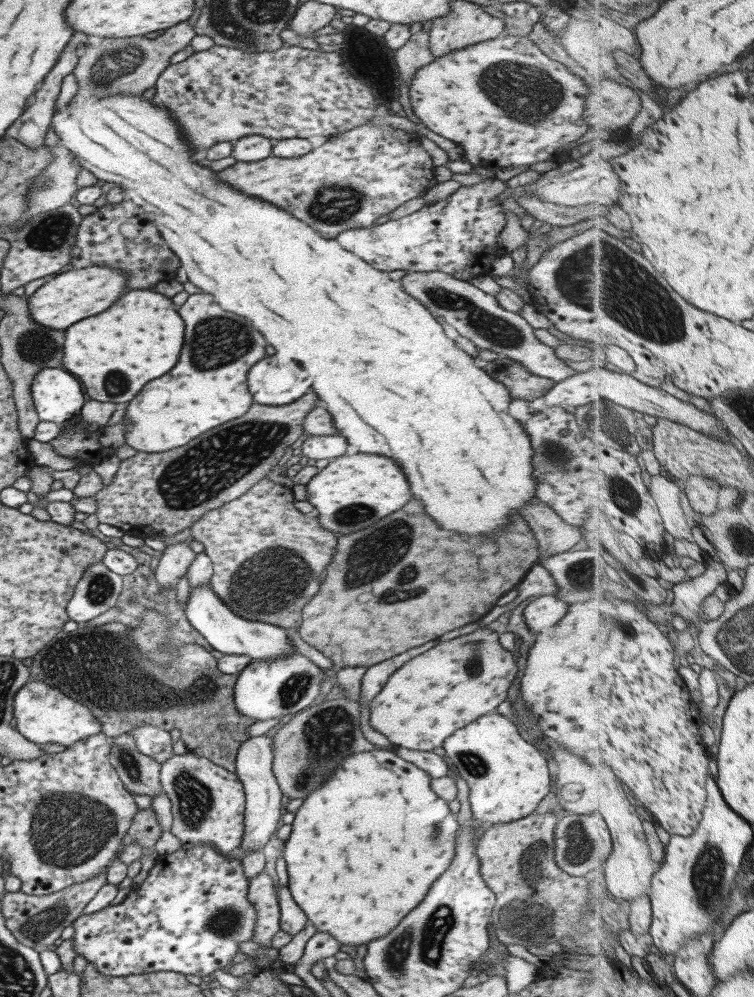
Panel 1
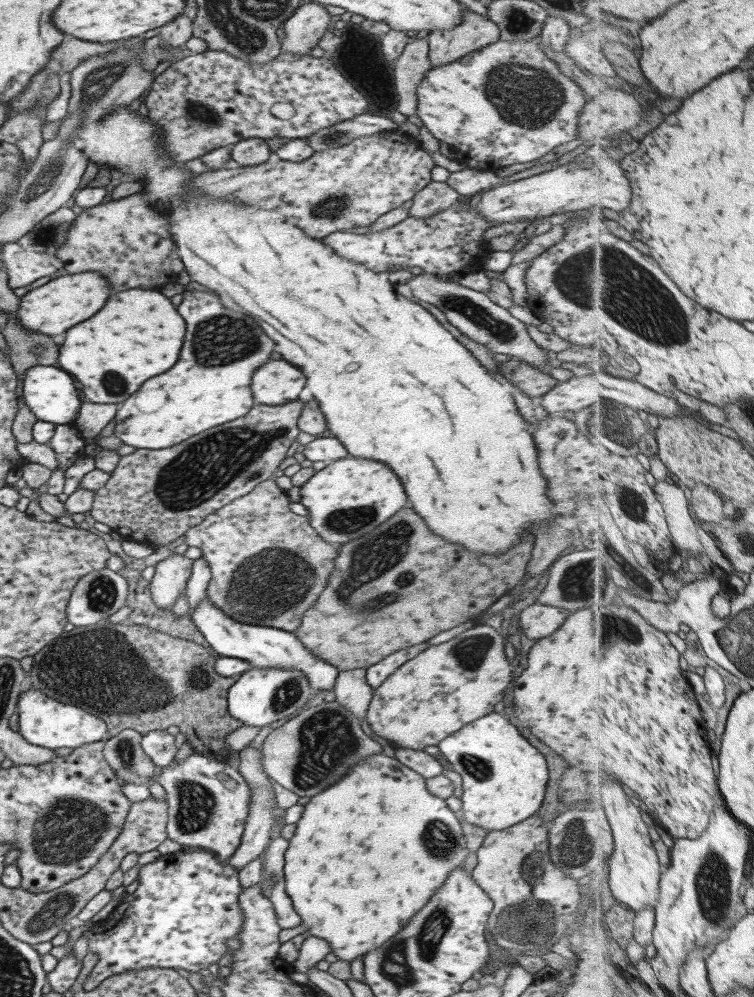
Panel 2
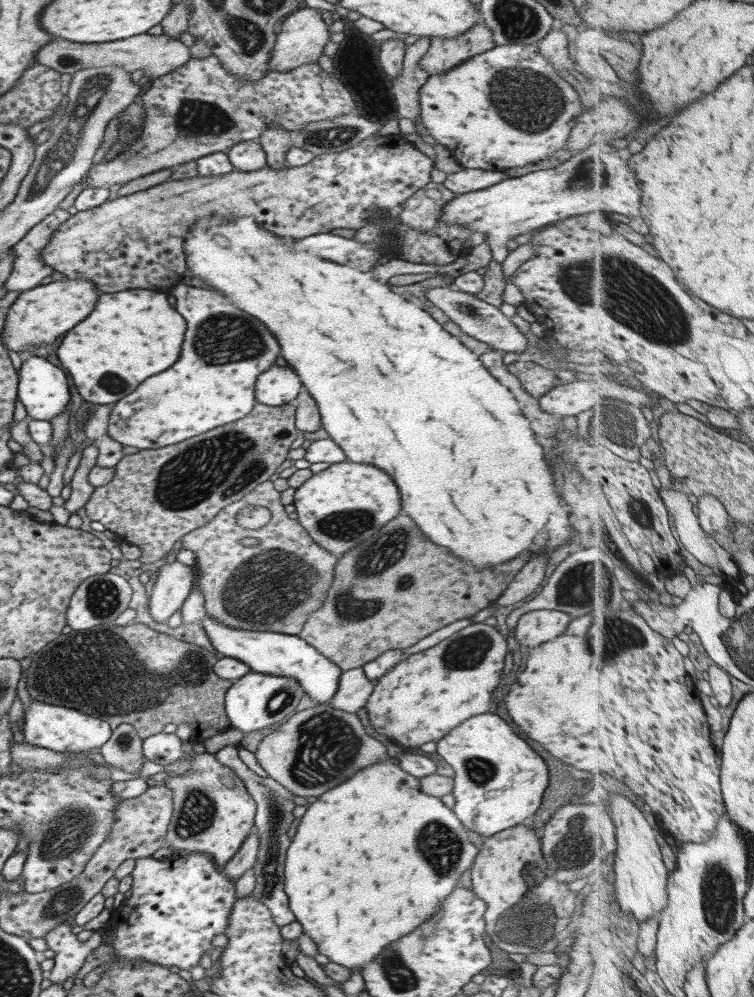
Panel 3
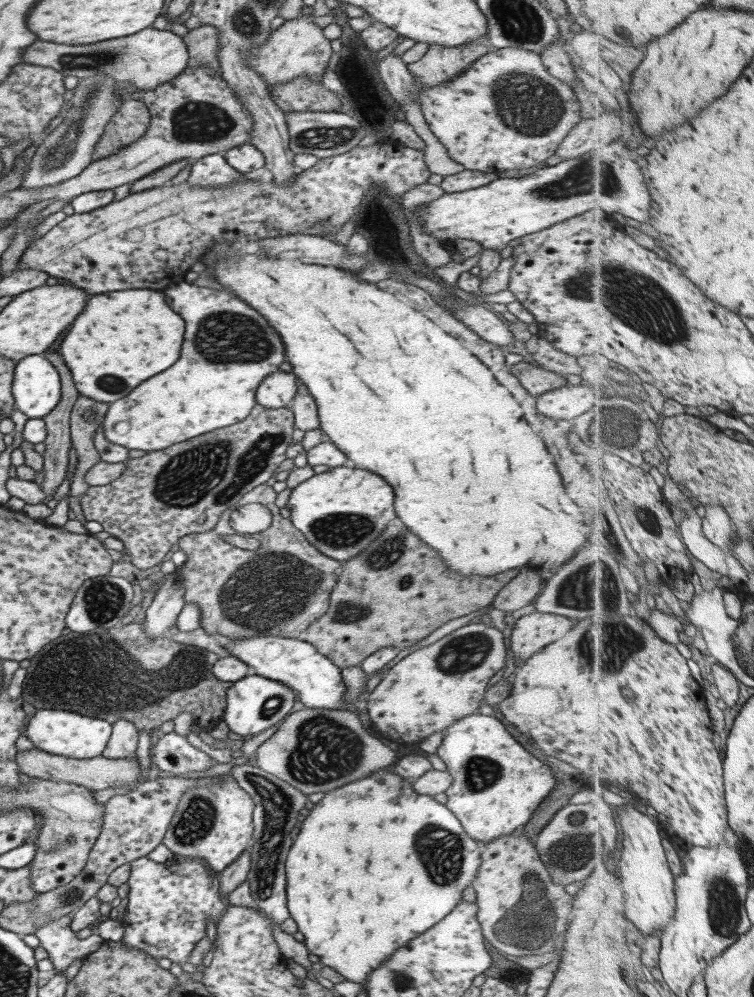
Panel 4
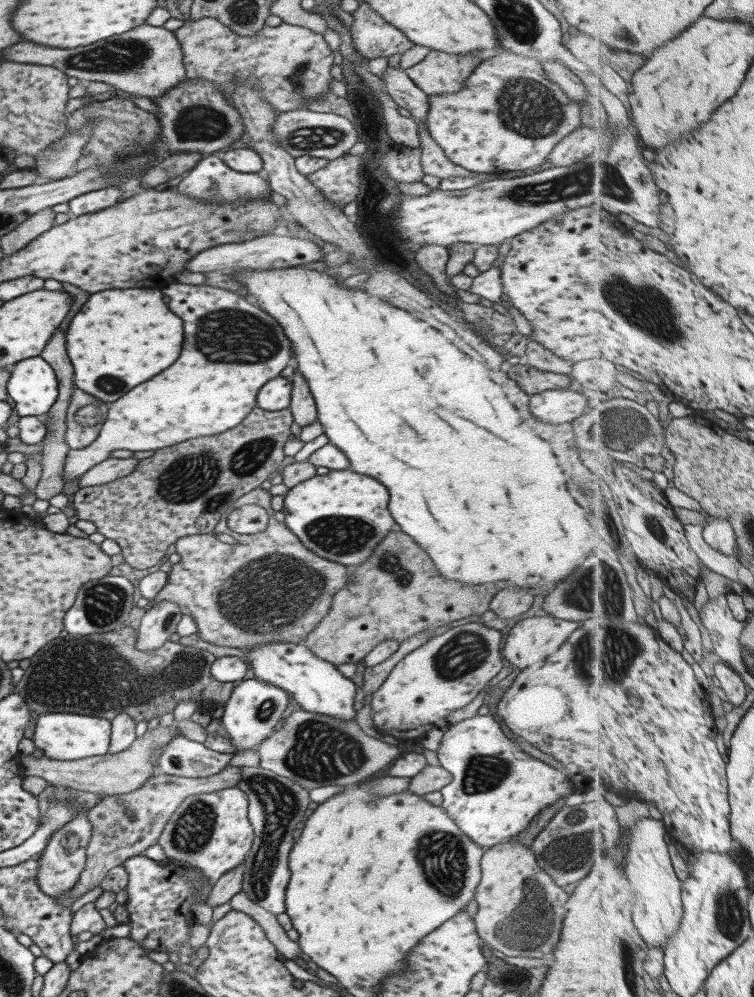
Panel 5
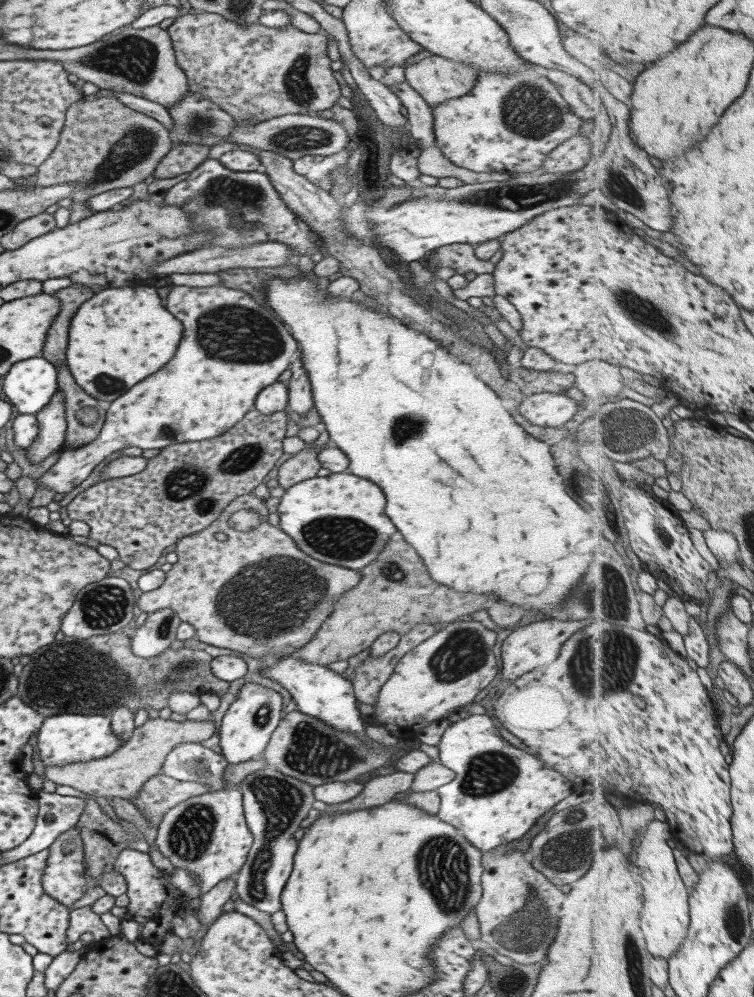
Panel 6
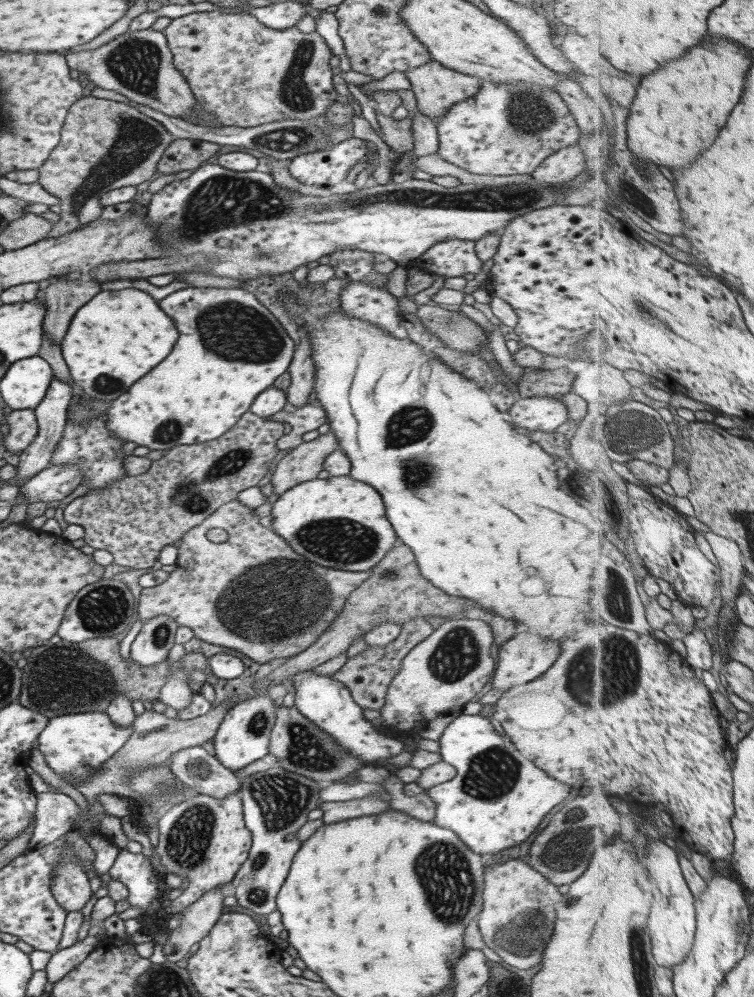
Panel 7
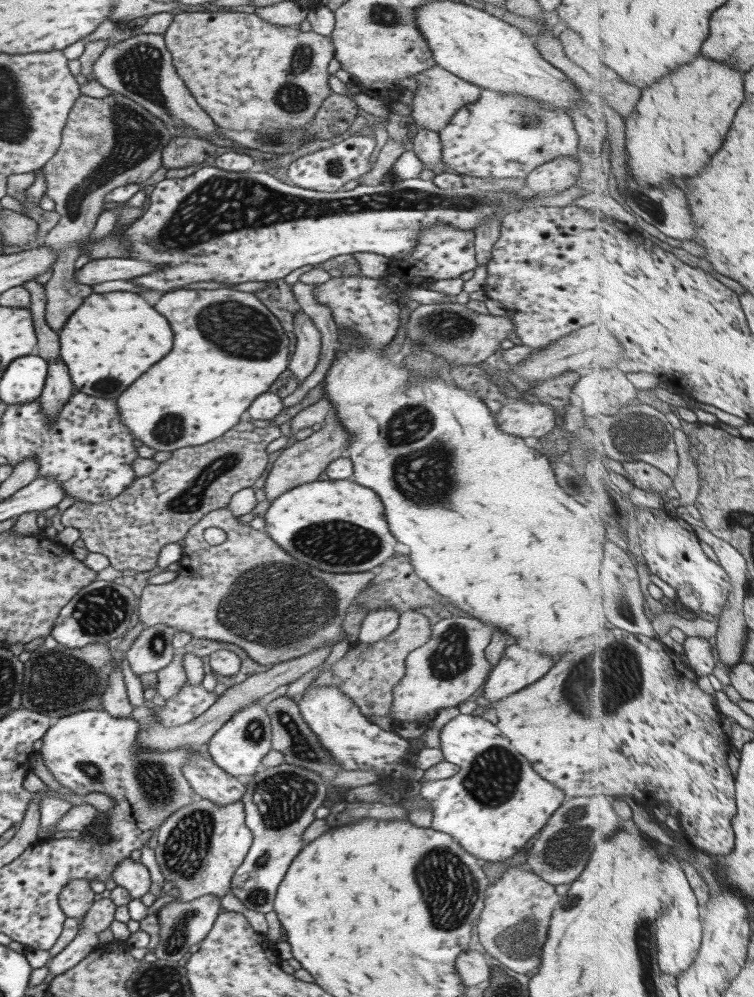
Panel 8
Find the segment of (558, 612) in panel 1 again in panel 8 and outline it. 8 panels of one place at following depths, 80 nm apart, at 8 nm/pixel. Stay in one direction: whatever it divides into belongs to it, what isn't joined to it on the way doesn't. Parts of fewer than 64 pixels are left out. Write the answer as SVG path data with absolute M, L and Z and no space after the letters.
M511 644L505 648L501 660L488 672L483 684L483 698L496 702L533 684L551 666L553 660L543 654L523 654L525 648Z

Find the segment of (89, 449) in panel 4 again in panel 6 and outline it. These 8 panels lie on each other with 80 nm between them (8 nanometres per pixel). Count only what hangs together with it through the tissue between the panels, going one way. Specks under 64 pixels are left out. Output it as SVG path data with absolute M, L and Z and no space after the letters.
M55 365L56 383L64 396L64 432L63 449L79 448L91 442L100 431L105 410L96 409L96 400L71 378L65 365Z

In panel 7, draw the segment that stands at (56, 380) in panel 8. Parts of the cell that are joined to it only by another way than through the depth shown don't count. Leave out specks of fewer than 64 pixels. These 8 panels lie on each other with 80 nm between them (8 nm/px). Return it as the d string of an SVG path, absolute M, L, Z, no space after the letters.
M53 375L43 398L41 398L37 406L33 409L36 425L38 426L38 433L33 439L33 442L29 443L29 446L27 446L25 450L18 453L15 476L8 481L17 480L17 482L19 482L19 480L23 480L23 478L35 476L35 474L49 466L51 454L53 454L55 446L59 444L59 440L62 438L62 430L67 420L67 408L69 408L71 397L72 388L66 382L60 381Z

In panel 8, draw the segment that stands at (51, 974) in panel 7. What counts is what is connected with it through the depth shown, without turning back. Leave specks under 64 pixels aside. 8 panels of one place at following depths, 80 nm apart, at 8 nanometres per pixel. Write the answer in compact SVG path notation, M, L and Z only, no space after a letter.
M97 897L84 914L83 921L78 924L77 934L71 942L68 942L59 954L49 959L46 965L48 972L54 976L63 974L98 948L98 934L109 928L114 919L115 908L108 898Z

